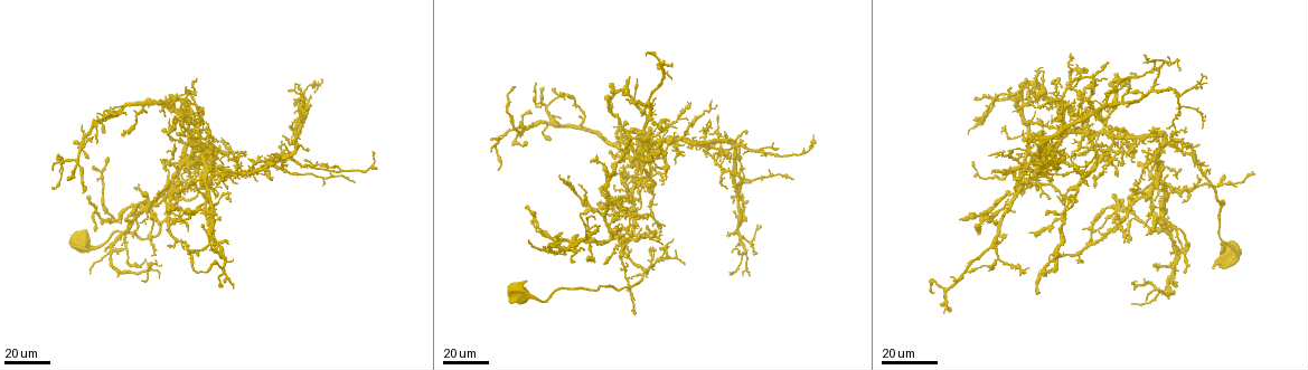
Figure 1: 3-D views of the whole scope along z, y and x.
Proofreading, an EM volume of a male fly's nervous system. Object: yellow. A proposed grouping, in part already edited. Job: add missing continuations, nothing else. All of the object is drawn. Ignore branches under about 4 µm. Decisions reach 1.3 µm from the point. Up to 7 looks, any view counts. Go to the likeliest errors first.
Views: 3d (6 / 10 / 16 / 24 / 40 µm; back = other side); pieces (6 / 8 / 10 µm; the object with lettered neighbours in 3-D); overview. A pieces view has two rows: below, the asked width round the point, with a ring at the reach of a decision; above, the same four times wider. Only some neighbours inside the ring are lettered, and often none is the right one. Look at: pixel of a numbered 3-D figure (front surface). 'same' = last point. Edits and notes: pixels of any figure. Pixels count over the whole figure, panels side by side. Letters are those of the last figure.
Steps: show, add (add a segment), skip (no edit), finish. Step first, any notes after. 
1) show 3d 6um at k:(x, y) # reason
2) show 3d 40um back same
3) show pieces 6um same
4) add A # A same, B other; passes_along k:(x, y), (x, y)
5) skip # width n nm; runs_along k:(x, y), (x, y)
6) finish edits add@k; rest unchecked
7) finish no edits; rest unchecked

show 3d 40um at 1:(960, 220) # end of a long branch

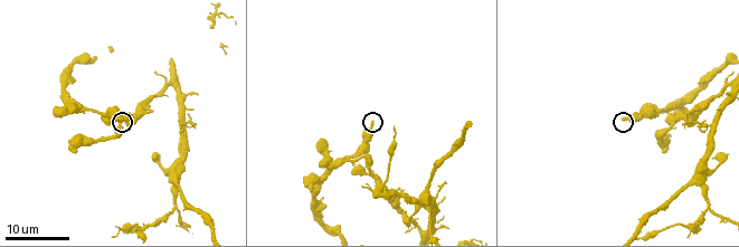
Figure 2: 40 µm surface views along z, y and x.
show pieces 8um at 2:(622, 118) # see the neighbours

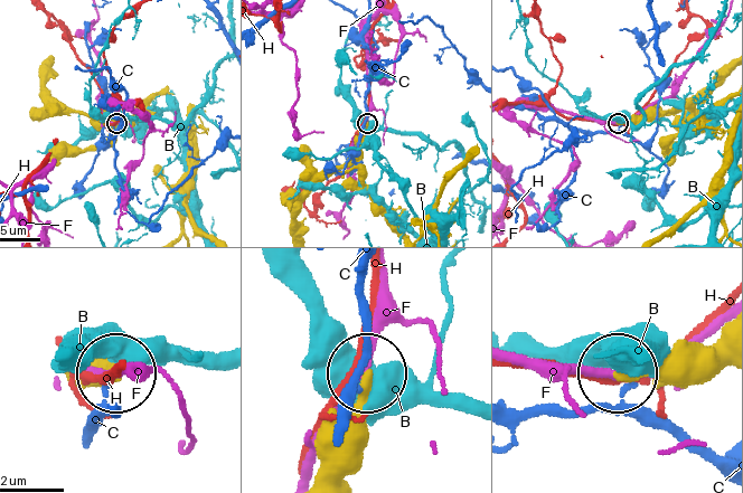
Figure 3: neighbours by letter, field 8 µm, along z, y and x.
skip # B other, C other, F other, H other; no lettered segment goes on from it

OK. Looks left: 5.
show 3d 24um at 1:(581, 212)

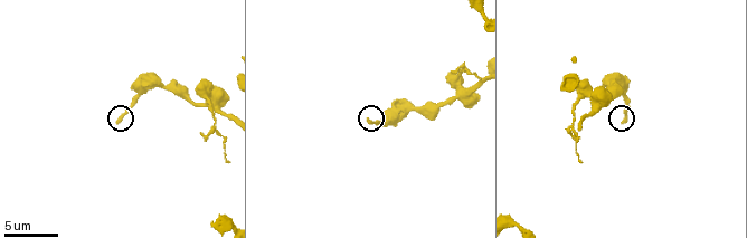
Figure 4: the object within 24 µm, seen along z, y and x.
show pieces 10um at 4:(366, 118)

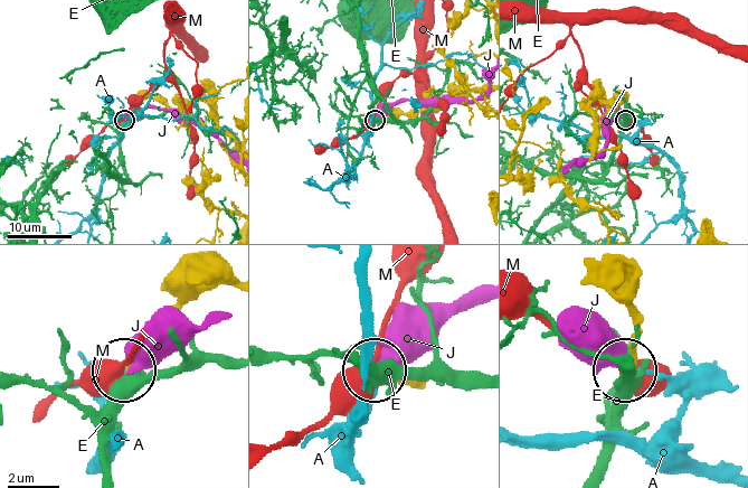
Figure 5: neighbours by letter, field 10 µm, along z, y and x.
skip # A other, E other, J other, M other; none of them fits

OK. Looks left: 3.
show 3d 24um at 1:(605, 170) # free end

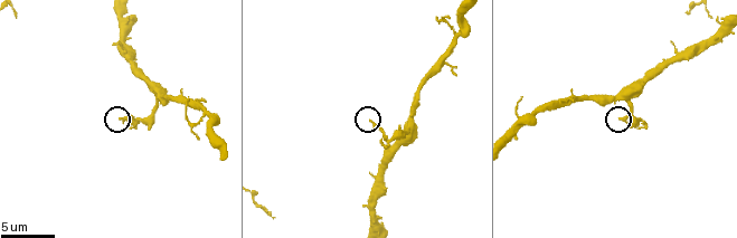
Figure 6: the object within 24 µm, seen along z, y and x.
show pieces 8um at 6:(370, 121)

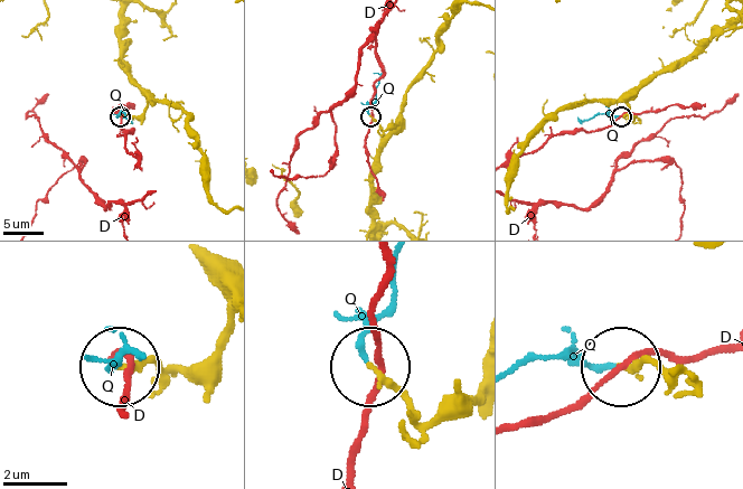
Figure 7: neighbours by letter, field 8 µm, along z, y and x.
add Q # width 190 nm; D other, Q same; it goes on there

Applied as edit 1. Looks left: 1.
finish edits add@7; rest unchecked

